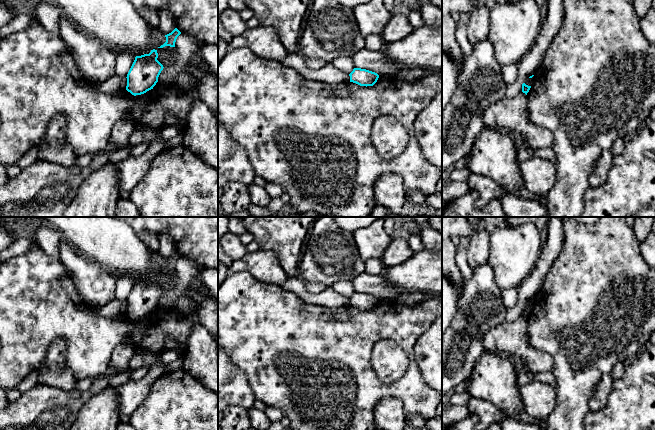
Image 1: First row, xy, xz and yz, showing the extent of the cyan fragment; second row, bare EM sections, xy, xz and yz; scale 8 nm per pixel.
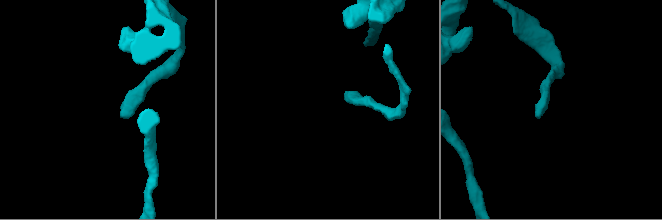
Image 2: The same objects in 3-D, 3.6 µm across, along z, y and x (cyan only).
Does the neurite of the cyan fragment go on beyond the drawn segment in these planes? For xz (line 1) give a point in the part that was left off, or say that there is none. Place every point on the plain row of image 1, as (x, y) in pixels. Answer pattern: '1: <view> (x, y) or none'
1: none

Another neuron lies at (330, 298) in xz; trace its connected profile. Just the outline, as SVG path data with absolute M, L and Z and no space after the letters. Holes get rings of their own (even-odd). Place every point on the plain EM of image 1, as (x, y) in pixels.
M290 277L289 280L281 285L286 290L296 294L307 303L322 305L330 308L338 308L343 306L349 306L350 300L337 293L332 286L327 287L326 290L318 293L309 293L305 288L305 282L299 277Z

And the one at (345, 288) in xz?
M339 281L332 286L332 288L339 294L350 298L354 291L354 286L350 281Z

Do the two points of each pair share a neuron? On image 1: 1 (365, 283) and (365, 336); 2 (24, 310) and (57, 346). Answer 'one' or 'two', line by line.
1: two
2: two

